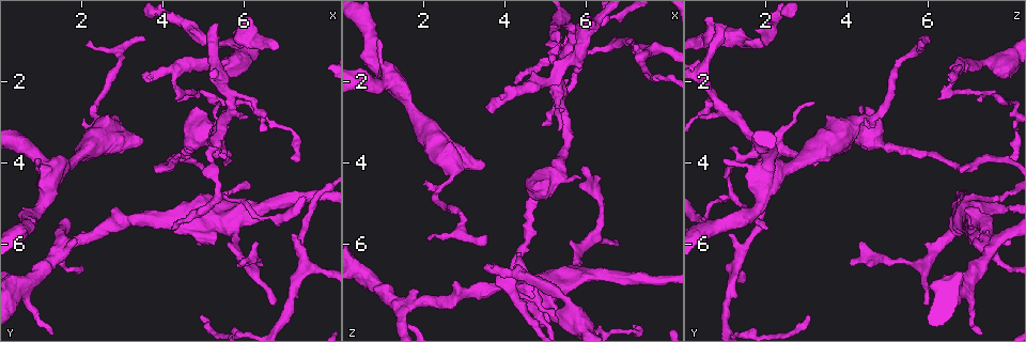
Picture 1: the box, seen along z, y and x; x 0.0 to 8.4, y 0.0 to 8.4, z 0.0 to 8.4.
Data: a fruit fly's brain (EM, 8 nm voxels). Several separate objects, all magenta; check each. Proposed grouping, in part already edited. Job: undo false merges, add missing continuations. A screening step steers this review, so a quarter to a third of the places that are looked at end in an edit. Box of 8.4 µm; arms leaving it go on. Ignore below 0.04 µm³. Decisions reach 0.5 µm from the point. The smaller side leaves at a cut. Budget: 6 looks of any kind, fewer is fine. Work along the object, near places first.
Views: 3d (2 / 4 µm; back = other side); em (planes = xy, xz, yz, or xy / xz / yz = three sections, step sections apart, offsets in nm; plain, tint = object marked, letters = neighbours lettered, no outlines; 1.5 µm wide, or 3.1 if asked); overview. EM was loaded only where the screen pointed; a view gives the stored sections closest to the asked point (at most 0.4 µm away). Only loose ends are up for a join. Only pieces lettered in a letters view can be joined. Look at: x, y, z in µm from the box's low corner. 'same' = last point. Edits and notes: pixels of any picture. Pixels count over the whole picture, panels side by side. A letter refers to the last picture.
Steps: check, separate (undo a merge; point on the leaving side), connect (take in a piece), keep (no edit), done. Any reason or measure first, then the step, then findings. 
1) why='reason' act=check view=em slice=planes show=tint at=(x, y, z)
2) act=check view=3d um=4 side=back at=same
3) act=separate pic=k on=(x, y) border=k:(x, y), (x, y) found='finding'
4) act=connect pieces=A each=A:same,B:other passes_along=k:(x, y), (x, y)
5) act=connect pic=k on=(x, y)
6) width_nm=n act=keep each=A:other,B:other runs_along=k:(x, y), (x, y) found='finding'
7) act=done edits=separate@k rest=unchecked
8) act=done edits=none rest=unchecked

why='an open end' act=check view=3d um=4 at=(3.45, 1.80, 6.55)

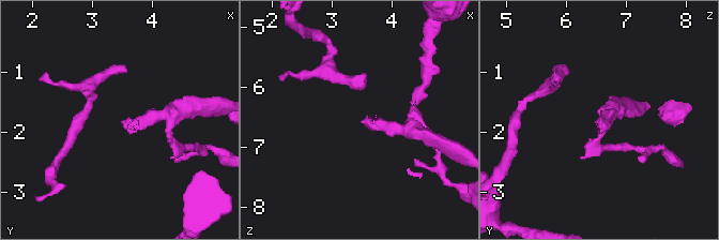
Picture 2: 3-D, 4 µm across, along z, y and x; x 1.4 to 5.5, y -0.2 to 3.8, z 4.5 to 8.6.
why='now the EM' act=check view=em slice=planes show=tint at=(3.50, 1.85, 6.55)

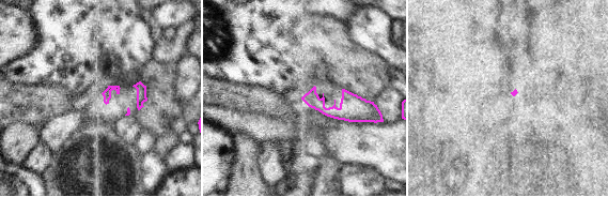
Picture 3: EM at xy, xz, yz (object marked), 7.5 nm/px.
act=check view=em slice=planes show=letters at=same

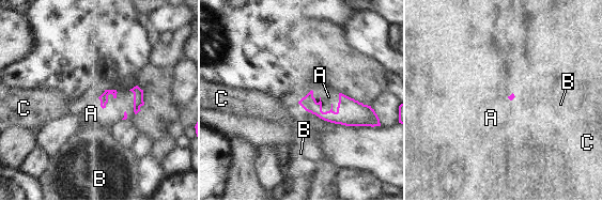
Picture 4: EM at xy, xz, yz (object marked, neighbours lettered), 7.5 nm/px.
act=connect pieces=A each=A:same,B:other,C:other passes_along=4:(350, 112), (321, 107), (328, 96) found='the cell continues'

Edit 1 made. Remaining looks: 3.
why='redraw' act=check view=overview

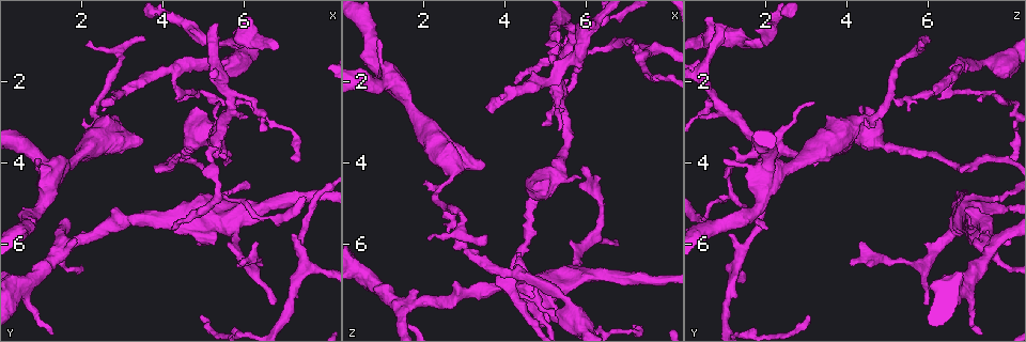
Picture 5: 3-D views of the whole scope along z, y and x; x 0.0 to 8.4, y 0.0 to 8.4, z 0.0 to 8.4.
why='branch stops here' act=check view=em slice=xz step=4 show=plain at=(5.30, 0.55, 0.80)

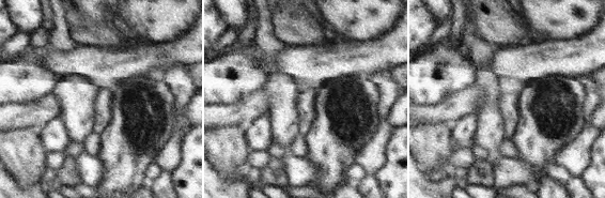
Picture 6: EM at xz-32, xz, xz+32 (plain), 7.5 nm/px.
act=check view=em slice=xz step=4 show=letters at=same

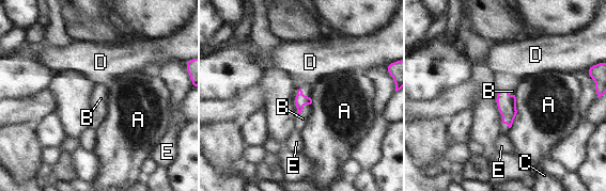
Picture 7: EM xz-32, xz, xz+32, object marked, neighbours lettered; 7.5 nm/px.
act=connect pieces=B each=A:other,B:same,C:other,D:other,E:other found='the cell continues'

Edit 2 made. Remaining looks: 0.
act=done edits=connect@4,connect@7 rest=unchecked

